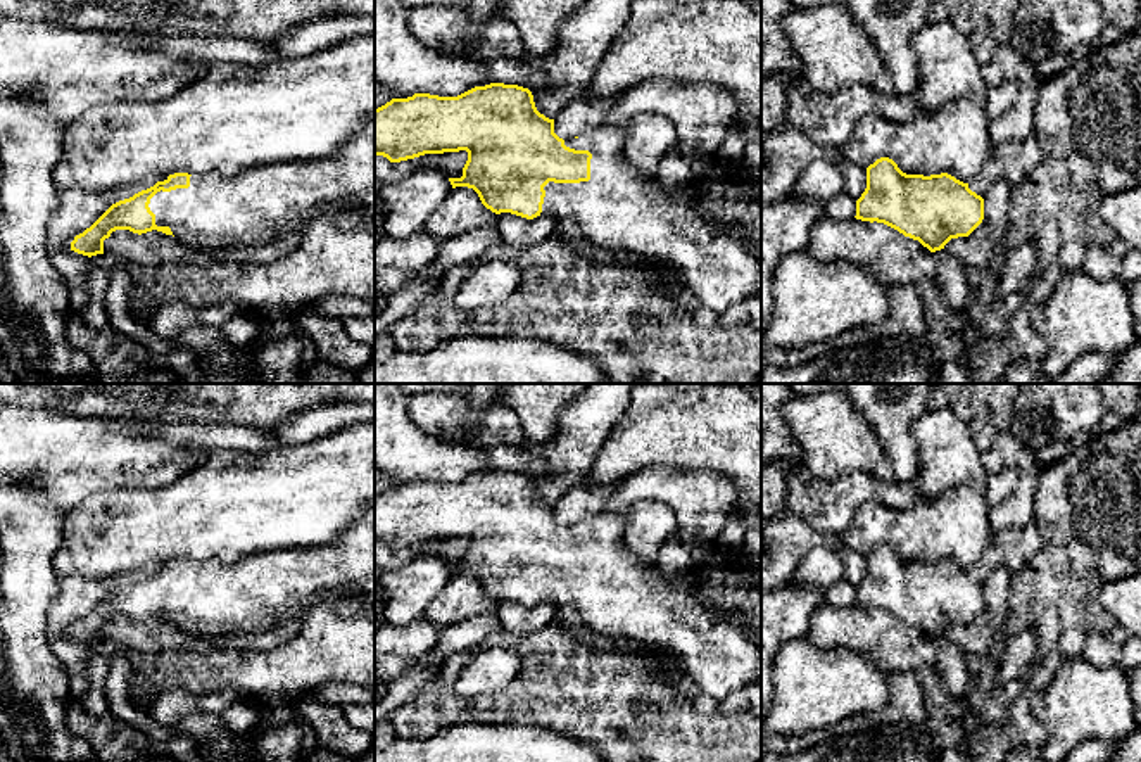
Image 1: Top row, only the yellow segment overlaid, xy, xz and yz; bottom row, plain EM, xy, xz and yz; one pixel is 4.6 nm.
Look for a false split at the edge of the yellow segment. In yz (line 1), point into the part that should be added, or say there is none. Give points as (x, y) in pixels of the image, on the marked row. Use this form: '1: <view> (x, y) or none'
1: none

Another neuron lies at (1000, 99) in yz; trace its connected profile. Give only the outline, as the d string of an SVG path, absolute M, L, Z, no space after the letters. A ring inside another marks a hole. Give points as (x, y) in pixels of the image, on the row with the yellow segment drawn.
M1003 81L987 92L986 114L989 123L999 119L1013 105L1017 98L1017 85Z

